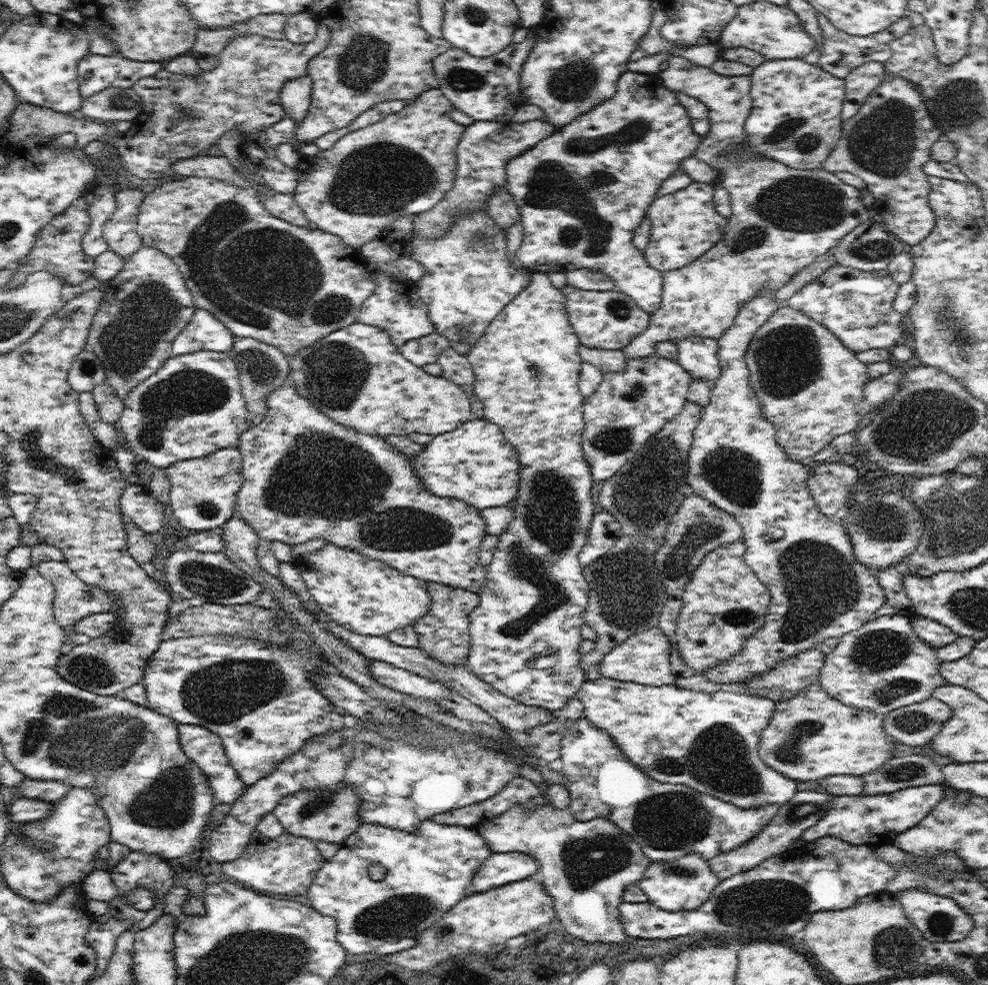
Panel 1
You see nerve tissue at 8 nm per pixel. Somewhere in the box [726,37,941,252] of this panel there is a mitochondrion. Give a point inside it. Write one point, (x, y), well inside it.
(882, 143)

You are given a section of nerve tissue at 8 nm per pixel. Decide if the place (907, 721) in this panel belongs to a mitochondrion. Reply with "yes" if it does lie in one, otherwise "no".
yes

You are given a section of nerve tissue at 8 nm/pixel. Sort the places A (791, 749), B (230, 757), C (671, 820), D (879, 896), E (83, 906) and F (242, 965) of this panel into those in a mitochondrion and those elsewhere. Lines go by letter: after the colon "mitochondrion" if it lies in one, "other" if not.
A: mitochondrion
B: other
C: mitochondrion
D: other
E: other
F: mitochondrion

